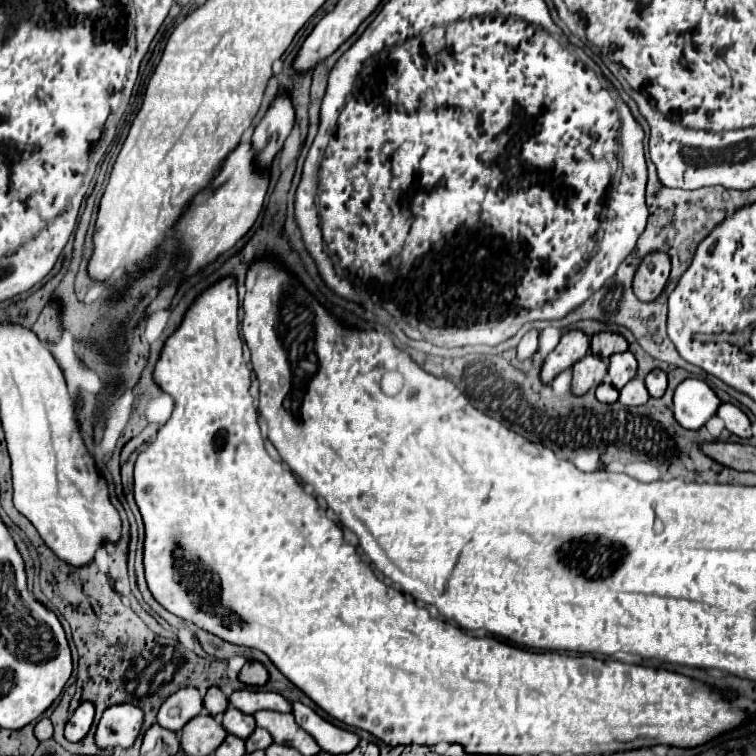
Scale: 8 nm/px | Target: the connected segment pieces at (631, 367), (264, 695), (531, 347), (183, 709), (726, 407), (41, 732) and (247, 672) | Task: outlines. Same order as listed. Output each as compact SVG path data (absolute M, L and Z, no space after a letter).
M631 351L609 357L607 381L615 389L623 389L631 379L635 379L635 375L637 375L637 359L633 357Z
M247 689L233 691L229 697L229 703L247 715L253 715L261 709L271 709L281 713L291 711L291 703L285 697L281 697L279 693L269 693L269 691L247 691Z
M531 329L531 331L521 339L521 343L517 345L517 359L519 359L519 361L525 361L525 359L533 357L533 353L537 351L537 337L539 337L539 333L537 333L535 329Z
M185 687L173 693L173 697L165 701L165 705L161 705L157 713L157 723L163 729L179 733L185 727L185 723L189 723L195 715L201 713L201 709L203 709L203 697L199 695L199 691L193 687Z
M723 403L723 405L719 407L717 415L725 421L727 431L731 431L733 435L743 437L743 439L751 437L751 421L749 421L749 417L747 417L737 405L733 405L733 403Z
M41 719L37 725L35 725L35 737L39 741L47 741L53 737L53 725L49 719Z
M247 661L245 667L239 673L239 679L245 685L257 685L257 687L261 687L261 685L267 683L269 673L267 673L267 669L265 669L263 663L259 663L259 661Z

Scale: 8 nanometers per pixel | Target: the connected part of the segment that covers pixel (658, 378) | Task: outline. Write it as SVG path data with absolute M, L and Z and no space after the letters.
M653 369L647 377L645 377L645 385L651 397L661 397L667 389L667 373L661 369Z

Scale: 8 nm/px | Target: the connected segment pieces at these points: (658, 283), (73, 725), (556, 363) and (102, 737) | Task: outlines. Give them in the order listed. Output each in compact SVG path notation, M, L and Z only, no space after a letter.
M649 253L645 261L641 261L635 279L633 279L633 293L639 301L651 303L655 301L663 287L667 285L671 271L671 261L667 253Z
M83 701L83 703L75 709L75 713L73 713L71 719L67 721L67 725L65 725L65 739L67 739L67 741L73 741L73 743L81 741L81 739L87 735L89 727L91 727L91 723L93 723L93 717L95 717L93 703L91 703L91 701Z
M571 329L567 333L563 333L559 345L543 361L543 369L541 369L541 375L539 375L541 381L547 385L559 373L569 369L577 361L581 361L587 355L589 345L591 345L591 339L579 329Z
M111 705L105 709L97 729L95 745L99 749L129 749L143 725L143 713L135 705Z

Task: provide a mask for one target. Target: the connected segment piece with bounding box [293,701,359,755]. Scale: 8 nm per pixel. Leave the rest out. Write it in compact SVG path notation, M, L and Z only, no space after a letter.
M299 701L293 703L293 717L295 717L297 725L301 729L305 729L311 737L315 737L319 747L323 751L331 753L331 755L349 753L359 743L359 737L355 733L345 731L341 727L335 727L333 723L319 717L311 707L307 707L307 705L299 703Z

